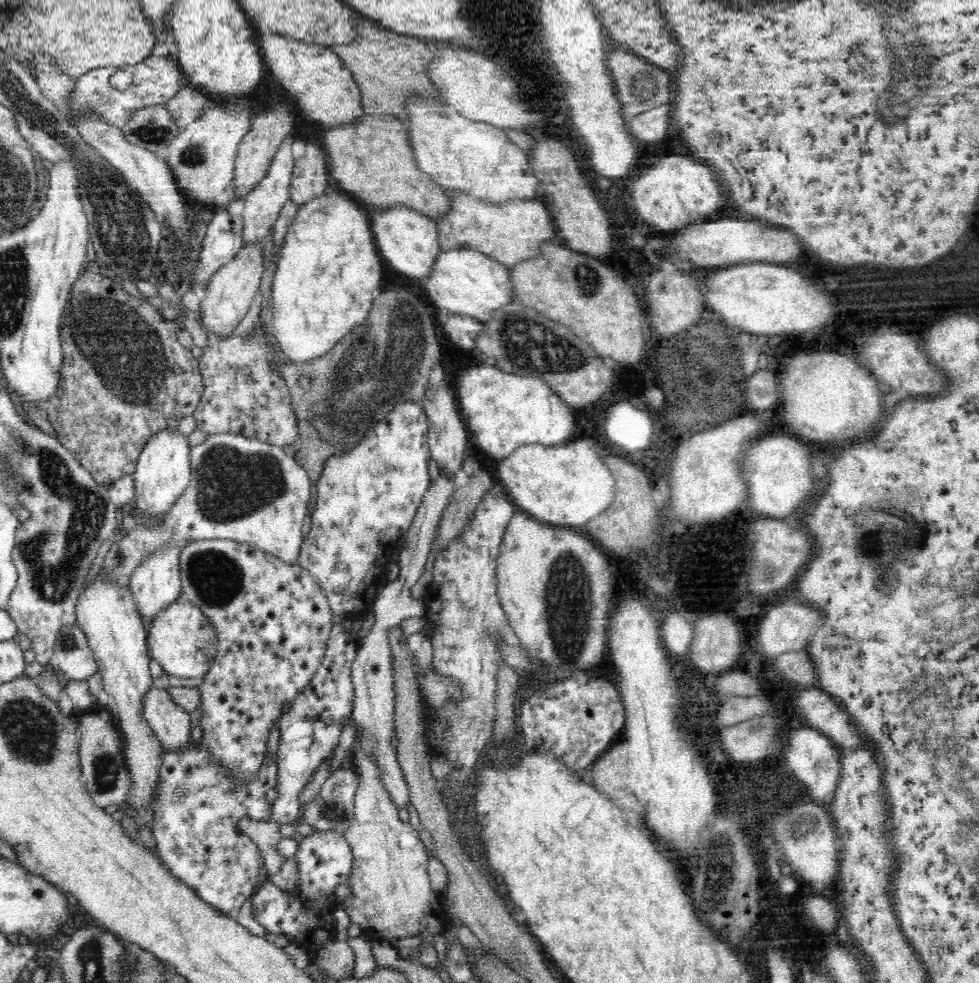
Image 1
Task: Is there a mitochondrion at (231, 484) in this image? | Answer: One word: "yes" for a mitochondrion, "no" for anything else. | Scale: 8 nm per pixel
yes

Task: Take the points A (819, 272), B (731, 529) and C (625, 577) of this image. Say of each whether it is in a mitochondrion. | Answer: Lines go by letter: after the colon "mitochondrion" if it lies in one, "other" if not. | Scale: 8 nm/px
A: other
B: other
C: other

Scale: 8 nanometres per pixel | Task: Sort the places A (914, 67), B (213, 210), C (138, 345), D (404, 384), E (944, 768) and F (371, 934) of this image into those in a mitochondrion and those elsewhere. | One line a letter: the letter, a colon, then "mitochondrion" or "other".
A: mitochondrion
B: other
C: mitochondrion
D: mitochondrion
E: mitochondrion
F: other

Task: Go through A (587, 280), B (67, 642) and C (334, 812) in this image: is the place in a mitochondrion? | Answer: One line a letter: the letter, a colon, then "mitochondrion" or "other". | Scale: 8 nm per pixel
A: mitochondrion
B: mitochondrion
C: mitochondrion

